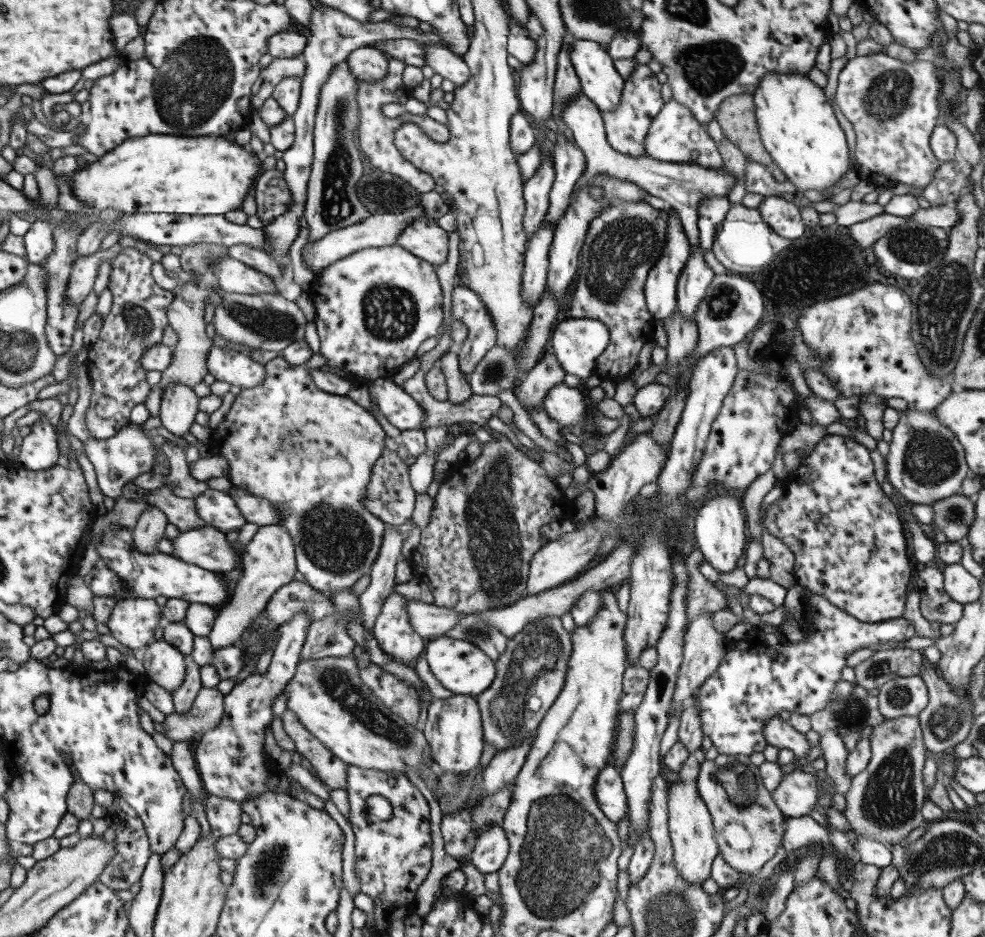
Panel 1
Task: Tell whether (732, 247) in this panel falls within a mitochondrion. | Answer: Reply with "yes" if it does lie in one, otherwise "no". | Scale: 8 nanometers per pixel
no

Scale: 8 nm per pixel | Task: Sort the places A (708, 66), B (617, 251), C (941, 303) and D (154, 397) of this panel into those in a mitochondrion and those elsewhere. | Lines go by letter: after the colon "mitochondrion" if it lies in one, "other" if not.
A: mitochondrion
B: mitochondrion
C: mitochondrion
D: other

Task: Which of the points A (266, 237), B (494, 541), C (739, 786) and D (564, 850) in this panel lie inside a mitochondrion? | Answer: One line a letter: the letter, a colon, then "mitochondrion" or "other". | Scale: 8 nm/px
A: other
B: mitochondrion
C: mitochondrion
D: mitochondrion

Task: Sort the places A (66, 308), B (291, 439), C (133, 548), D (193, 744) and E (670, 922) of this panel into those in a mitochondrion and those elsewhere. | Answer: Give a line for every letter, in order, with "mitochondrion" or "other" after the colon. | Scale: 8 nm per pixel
A: other
B: mitochondrion
C: other
D: other
E: mitochondrion

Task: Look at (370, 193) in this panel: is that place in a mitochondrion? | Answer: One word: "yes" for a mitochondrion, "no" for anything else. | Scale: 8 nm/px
yes

